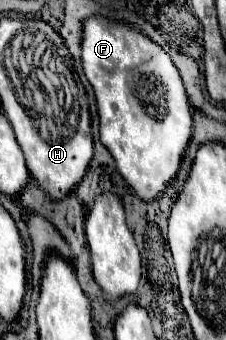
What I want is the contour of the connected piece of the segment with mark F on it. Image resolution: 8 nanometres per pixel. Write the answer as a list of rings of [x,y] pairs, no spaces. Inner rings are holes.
[[[101,16],[83,24],[83,70],[91,82],[99,108],[101,142],[111,152],[117,172],[135,194],[151,202],[179,172],[191,140],[193,106],[187,100],[181,76],[159,44],[141,32]],[[147,64],[151,70],[147,70]],[[137,72],[137,74],[135,74]],[[143,74],[155,74],[155,86],[141,84]]]

